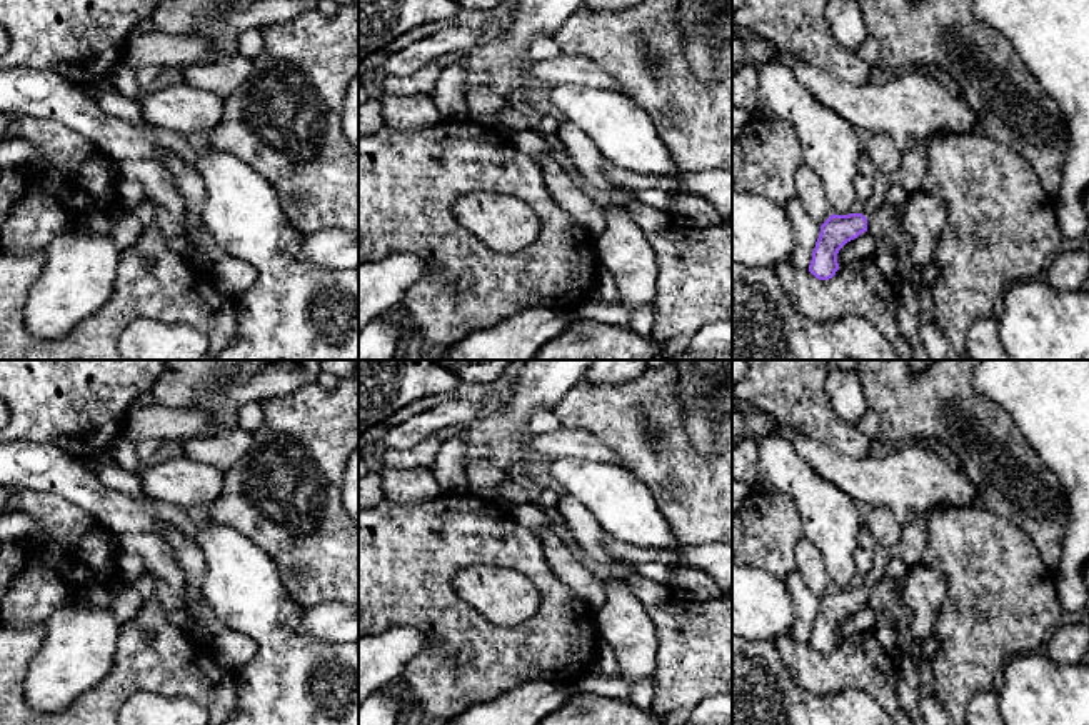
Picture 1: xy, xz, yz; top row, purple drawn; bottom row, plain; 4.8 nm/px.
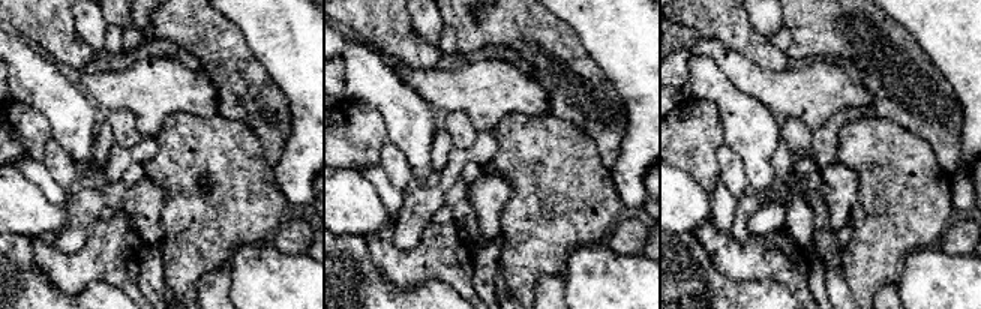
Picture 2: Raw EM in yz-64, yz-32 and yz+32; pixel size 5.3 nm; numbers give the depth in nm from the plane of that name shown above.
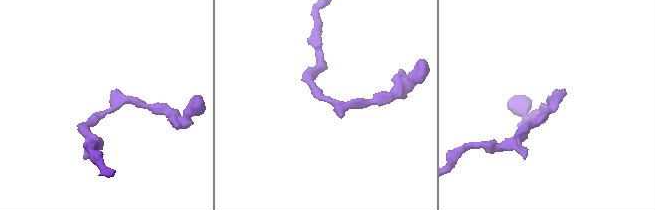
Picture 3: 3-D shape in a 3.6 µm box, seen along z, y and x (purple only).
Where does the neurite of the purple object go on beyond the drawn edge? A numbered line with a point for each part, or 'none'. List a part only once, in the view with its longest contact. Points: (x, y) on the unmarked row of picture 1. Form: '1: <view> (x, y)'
1: yz (914, 539)

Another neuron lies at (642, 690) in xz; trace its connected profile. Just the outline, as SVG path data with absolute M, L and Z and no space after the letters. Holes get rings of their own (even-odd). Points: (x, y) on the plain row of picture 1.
M652 675L634 680L629 702L632 702L637 708L650 710L650 707L654 705L654 687L655 682Z

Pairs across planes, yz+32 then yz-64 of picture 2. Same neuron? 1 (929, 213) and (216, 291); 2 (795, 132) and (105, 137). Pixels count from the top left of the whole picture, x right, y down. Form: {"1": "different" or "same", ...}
{"1": "different", "2": "different"}

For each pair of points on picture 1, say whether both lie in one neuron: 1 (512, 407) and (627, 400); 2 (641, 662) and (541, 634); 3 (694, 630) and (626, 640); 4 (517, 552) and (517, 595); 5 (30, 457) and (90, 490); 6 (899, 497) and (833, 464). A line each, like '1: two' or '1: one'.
1: two
2: two
3: two
4: two
5: one
6: one

